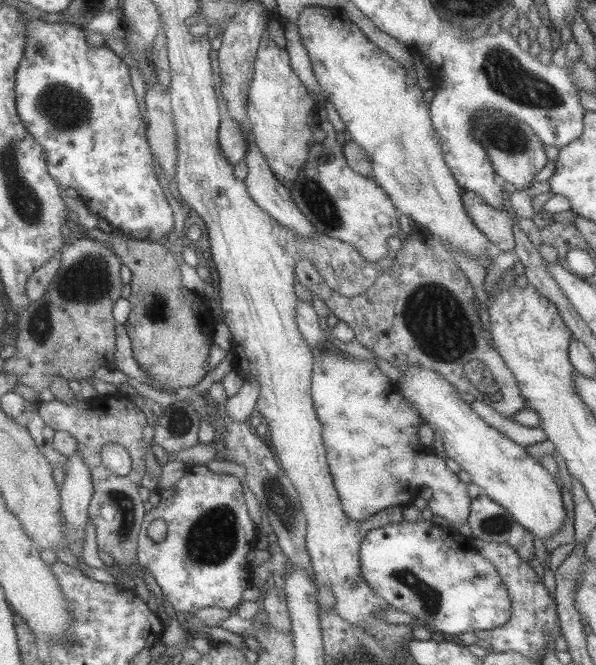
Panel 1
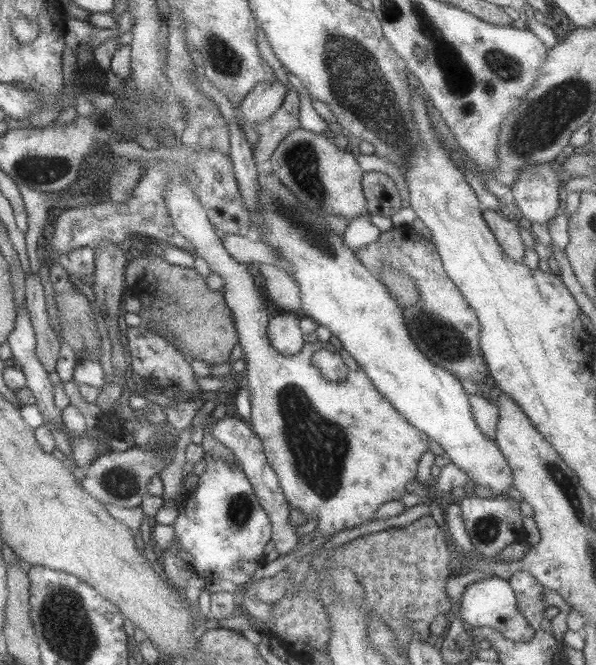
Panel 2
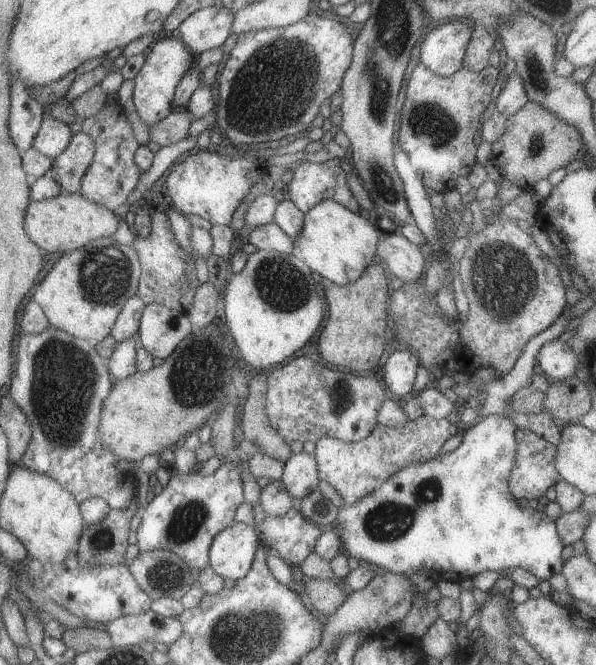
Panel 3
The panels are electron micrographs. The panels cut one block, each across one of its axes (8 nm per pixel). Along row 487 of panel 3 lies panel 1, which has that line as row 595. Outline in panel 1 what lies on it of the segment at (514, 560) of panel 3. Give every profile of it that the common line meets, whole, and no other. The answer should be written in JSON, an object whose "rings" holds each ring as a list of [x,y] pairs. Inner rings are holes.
{"rings":[[[399,520],[395,524],[369,530],[359,548],[360,576],[389,608],[411,614],[415,623],[429,624],[447,637],[475,630],[487,631],[503,627],[510,620],[510,601],[507,590],[495,568],[471,546],[471,539],[431,520],[415,522]]]}

